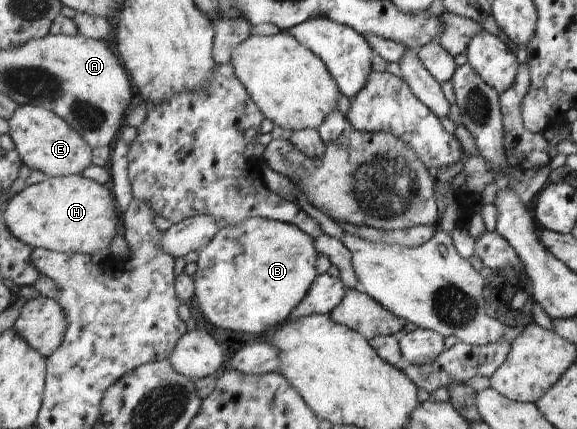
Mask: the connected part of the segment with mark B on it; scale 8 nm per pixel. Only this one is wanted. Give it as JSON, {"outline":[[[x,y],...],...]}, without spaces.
{"outline":[[[253,217],[237,226],[226,226],[198,254],[197,270],[192,276],[194,299],[211,324],[234,333],[261,336],[269,328],[287,321],[318,279],[318,250],[314,239],[297,225],[283,221]]]}

